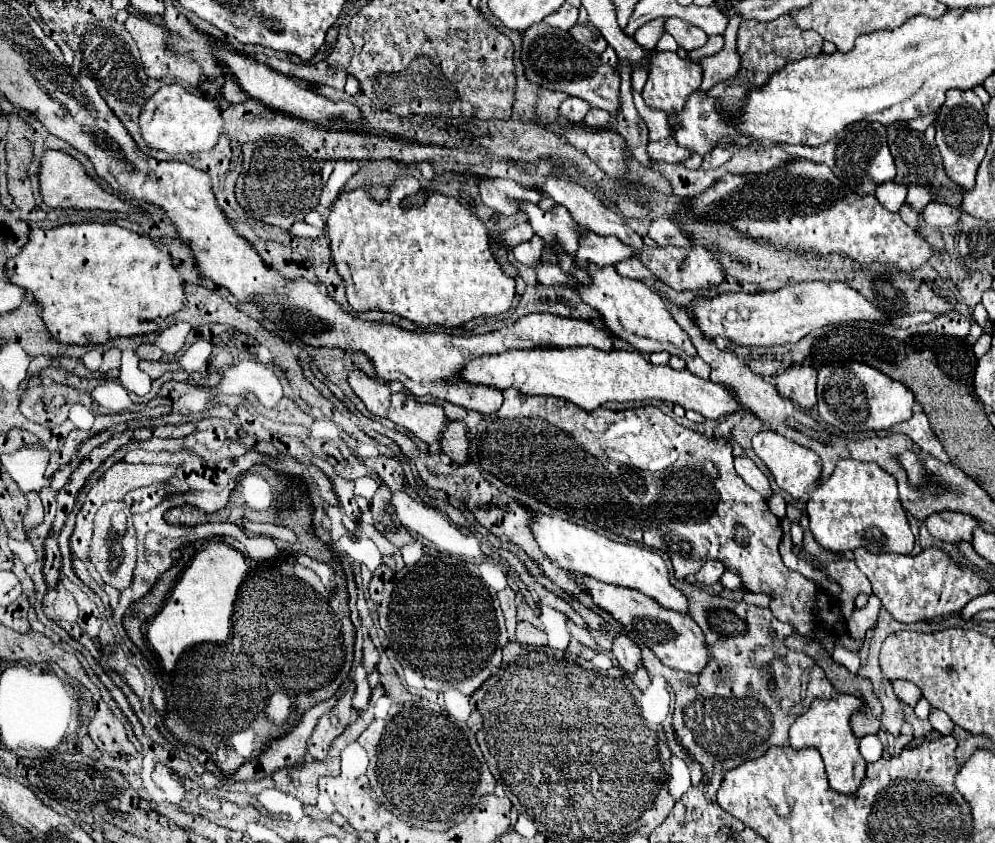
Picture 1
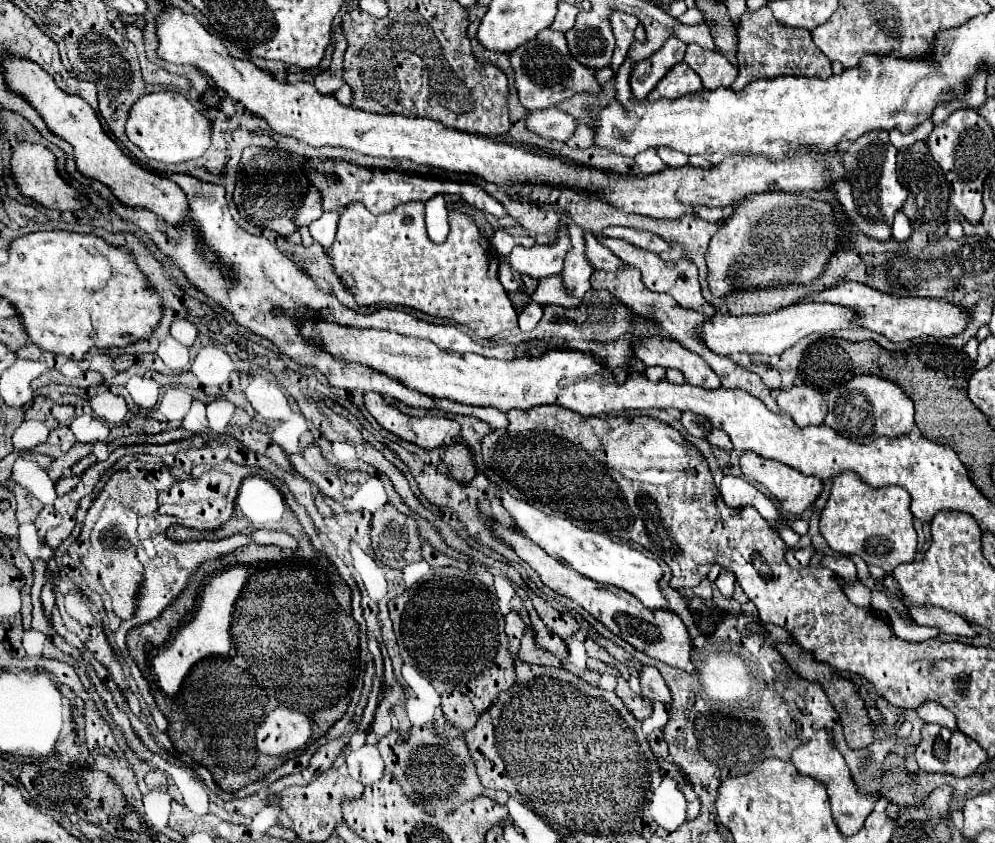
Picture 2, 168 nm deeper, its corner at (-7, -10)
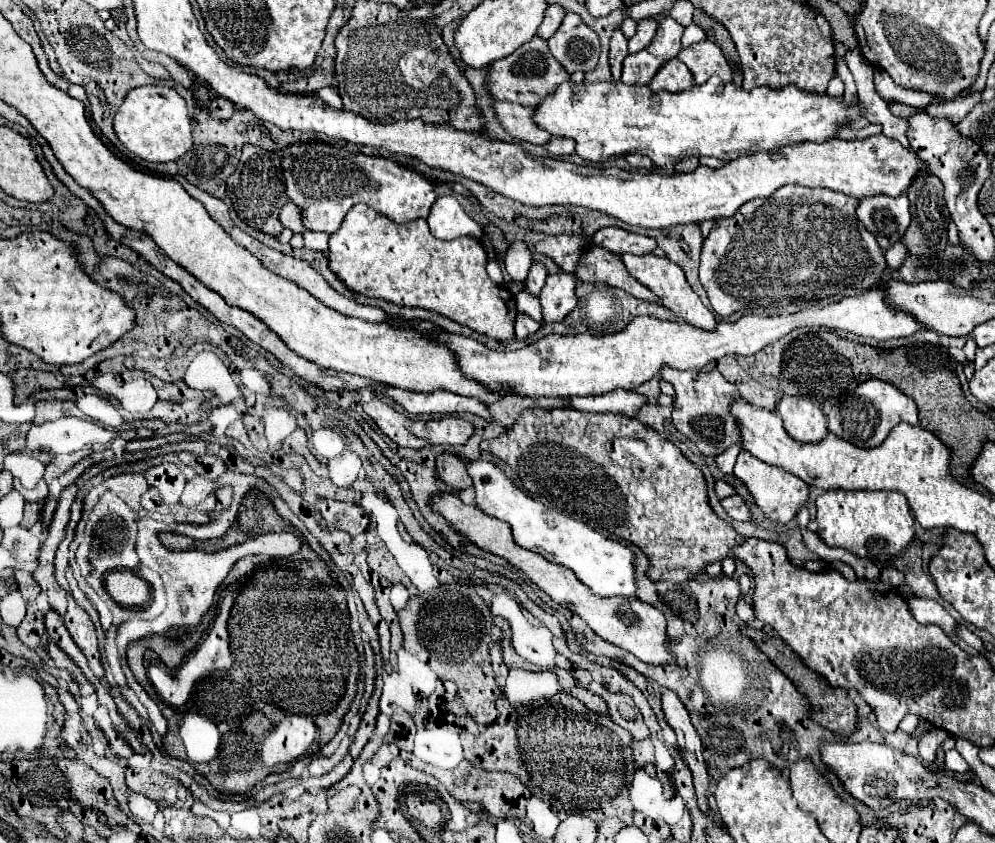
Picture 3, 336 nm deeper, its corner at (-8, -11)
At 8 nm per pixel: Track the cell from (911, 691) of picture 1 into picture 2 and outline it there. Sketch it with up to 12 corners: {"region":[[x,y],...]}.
{"region":[[936,701],[916,707],[926,723],[956,731],[954,715]]}

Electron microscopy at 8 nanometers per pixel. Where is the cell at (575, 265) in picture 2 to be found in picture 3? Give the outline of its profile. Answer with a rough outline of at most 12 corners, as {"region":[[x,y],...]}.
{"region":[[547,276],[539,294],[545,324],[573,310],[575,276]]}

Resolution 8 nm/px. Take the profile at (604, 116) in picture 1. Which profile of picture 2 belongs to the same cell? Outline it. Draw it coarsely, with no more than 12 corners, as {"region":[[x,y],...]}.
{"region":[[578,123],[570,147],[586,149],[594,145],[592,127]]}

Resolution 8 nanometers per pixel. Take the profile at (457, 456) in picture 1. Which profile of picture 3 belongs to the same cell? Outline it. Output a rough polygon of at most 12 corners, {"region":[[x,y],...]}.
{"region":[[455,454],[437,458],[437,478],[453,490],[471,488]]}

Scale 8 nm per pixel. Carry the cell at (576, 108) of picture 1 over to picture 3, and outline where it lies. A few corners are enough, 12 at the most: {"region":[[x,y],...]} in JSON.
{"region":[[493,100],[501,128],[531,144],[549,142],[531,108]]}

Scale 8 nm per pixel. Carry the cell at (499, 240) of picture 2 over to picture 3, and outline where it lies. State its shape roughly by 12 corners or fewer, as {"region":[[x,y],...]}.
{"region":[[523,242],[509,246],[505,270],[513,282],[525,282],[531,252]]}

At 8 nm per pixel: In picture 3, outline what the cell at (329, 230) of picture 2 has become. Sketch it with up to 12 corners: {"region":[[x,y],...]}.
{"region":[[305,230],[305,248],[327,252],[329,234]]}

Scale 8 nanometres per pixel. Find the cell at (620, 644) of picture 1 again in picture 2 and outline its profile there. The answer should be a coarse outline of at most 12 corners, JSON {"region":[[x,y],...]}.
{"region":[[642,665],[640,687],[644,697],[670,705],[670,691],[656,667]]}

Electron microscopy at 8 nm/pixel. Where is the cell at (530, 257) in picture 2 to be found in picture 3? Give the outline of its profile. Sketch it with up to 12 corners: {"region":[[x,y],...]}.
{"region":[[539,262],[531,266],[525,292],[537,296],[545,284],[545,266]]}

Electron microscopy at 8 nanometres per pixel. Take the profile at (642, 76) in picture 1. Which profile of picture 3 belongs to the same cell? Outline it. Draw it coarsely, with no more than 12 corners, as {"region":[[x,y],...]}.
{"region":[[661,18],[653,42],[623,60],[625,84],[647,84],[679,50],[683,26]]}

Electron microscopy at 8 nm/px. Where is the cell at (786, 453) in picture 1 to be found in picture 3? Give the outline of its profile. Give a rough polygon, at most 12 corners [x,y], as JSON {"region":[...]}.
{"region":[[741,450],[733,474],[771,522],[807,502],[795,474]]}

